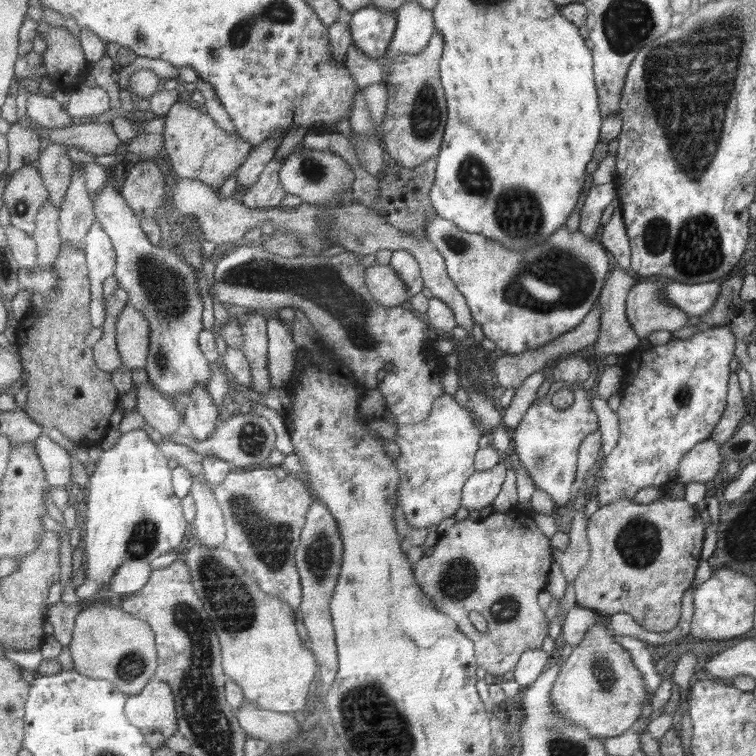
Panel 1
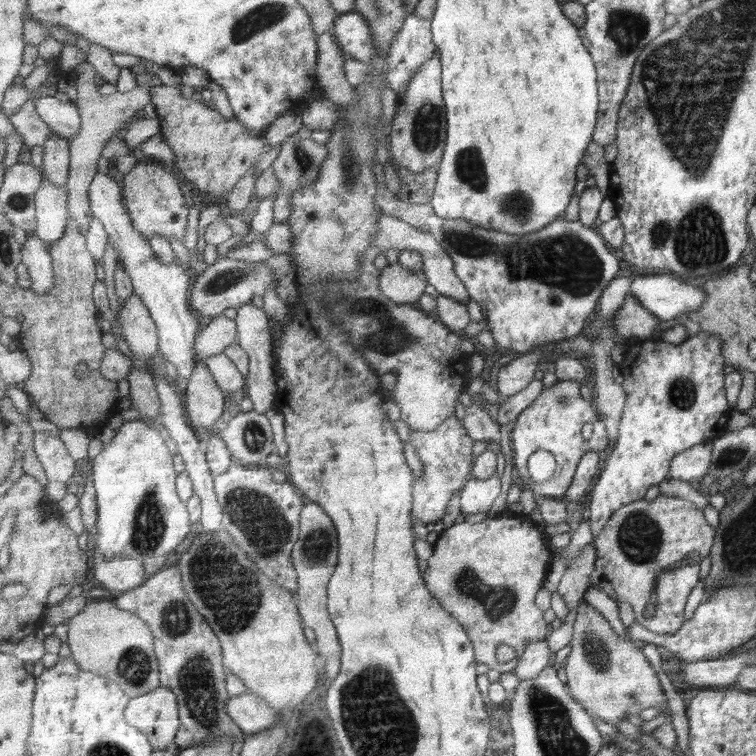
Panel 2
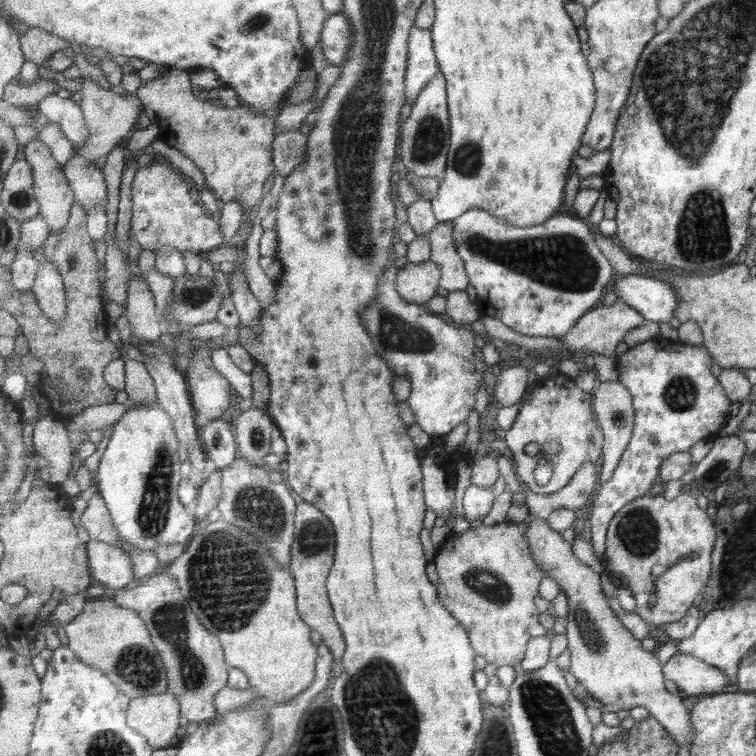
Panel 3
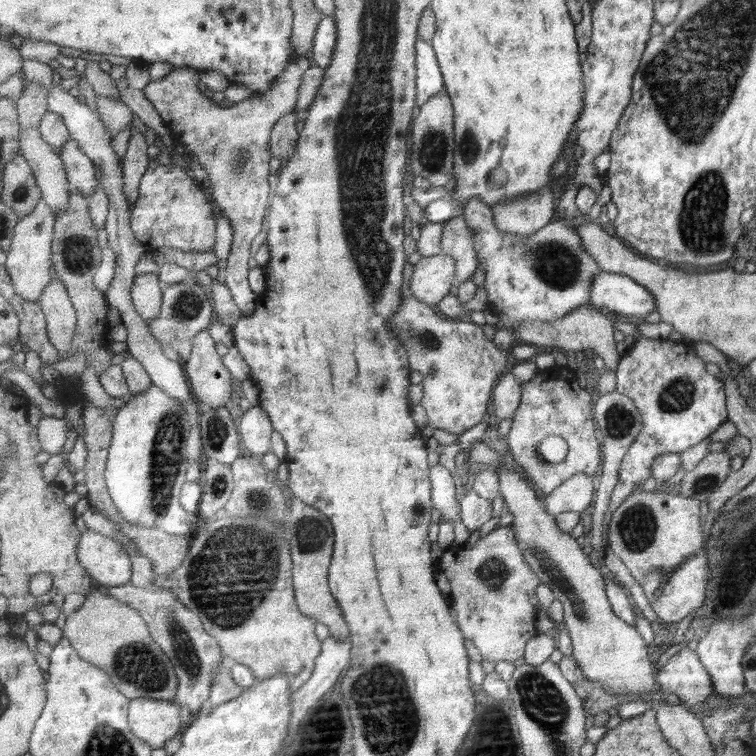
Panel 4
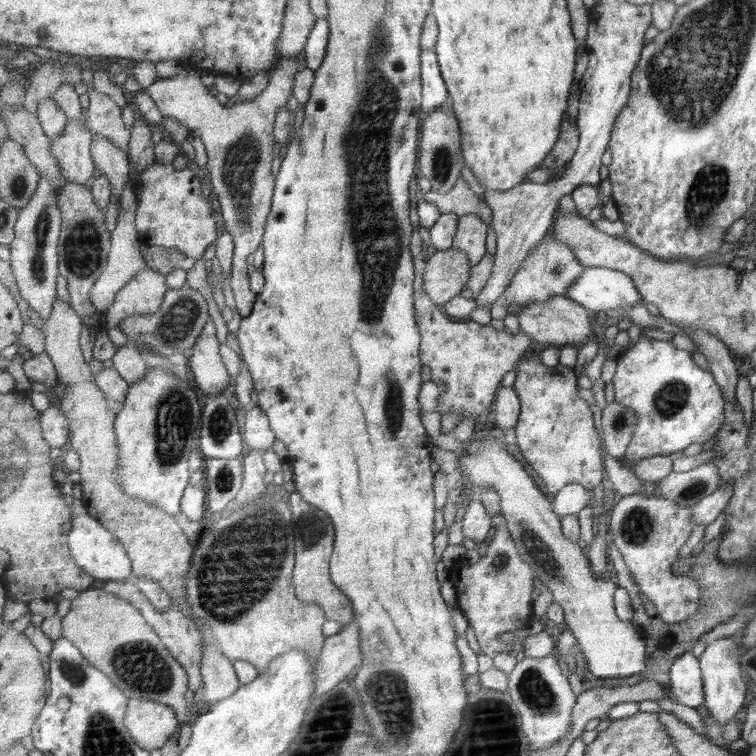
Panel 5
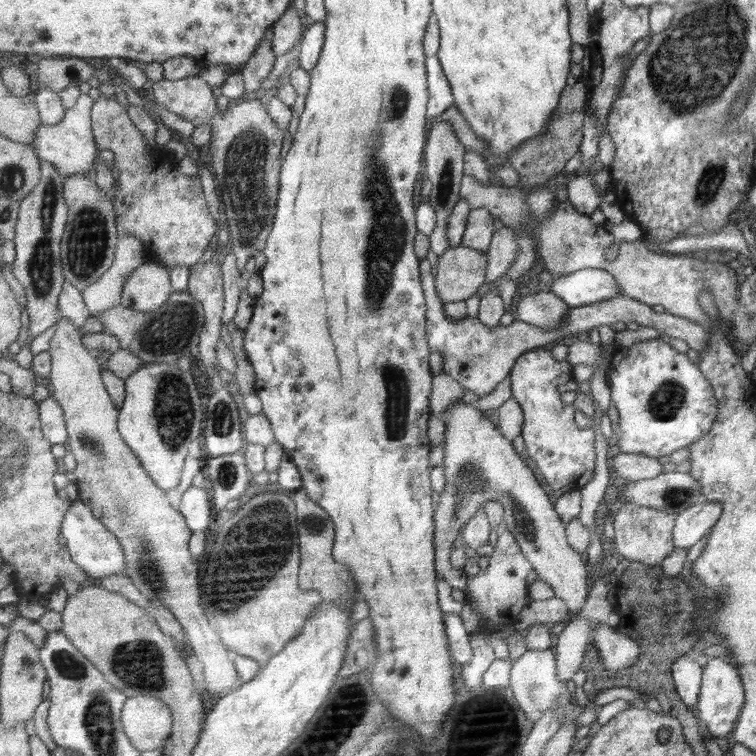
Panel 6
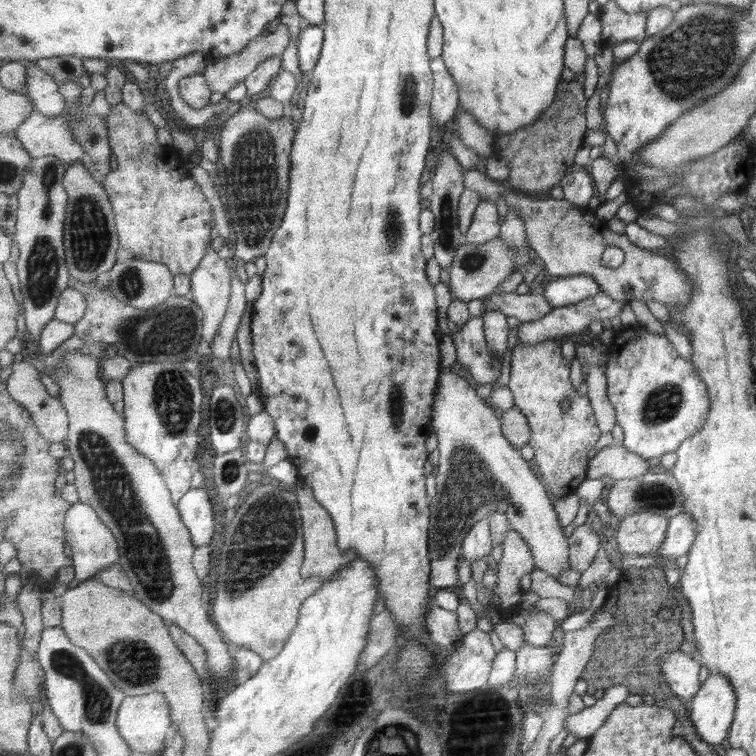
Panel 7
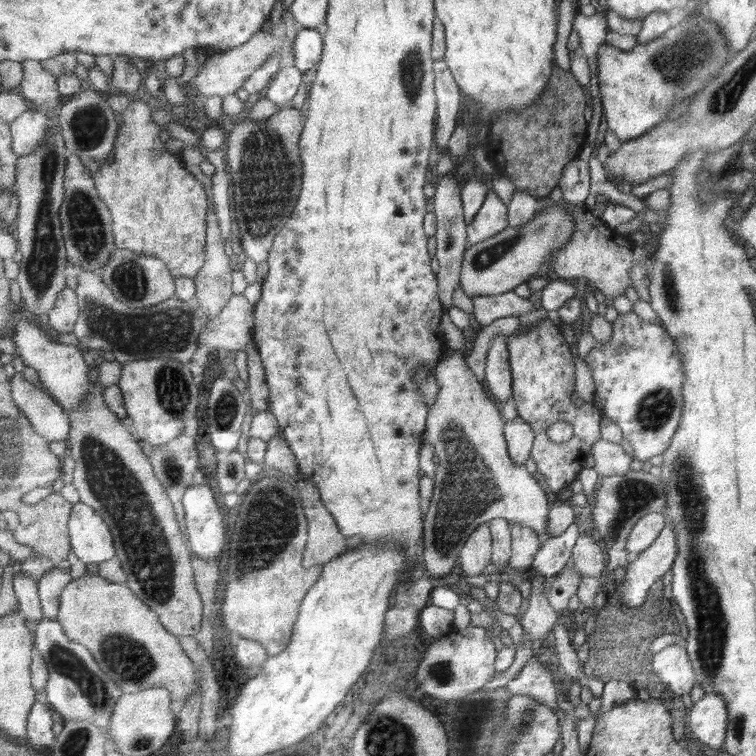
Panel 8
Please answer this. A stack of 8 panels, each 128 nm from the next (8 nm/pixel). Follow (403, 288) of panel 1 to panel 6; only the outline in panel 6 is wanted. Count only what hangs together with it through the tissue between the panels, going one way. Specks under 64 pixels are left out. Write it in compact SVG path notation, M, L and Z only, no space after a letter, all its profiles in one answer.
M466 245L449 248L436 266L435 286L444 303L459 302L475 296L481 284L487 282L485 253Z

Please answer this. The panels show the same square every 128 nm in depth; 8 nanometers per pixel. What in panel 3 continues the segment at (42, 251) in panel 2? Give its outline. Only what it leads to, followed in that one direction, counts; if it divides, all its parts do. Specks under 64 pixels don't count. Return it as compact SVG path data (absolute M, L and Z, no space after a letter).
M49 259L40 262L39 276L35 279L36 299L47 318L61 322L67 317L67 292L62 273Z

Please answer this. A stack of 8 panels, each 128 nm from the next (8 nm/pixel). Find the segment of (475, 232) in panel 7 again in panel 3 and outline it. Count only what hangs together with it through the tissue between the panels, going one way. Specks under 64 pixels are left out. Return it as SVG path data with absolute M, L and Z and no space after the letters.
M442 222L430 233L431 261L443 268L442 288L450 292L467 290L470 274L454 242L455 226Z

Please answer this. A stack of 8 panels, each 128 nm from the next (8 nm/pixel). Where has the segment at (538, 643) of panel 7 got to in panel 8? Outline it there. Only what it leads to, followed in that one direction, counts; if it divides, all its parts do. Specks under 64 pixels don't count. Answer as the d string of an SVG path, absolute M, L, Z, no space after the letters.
M537 576L537 578L530 580L529 605L522 620L518 620L524 631L531 634L531 638L535 640L545 640L548 634L553 633L560 615L551 607L547 596L541 596L545 580L546 578L543 576Z

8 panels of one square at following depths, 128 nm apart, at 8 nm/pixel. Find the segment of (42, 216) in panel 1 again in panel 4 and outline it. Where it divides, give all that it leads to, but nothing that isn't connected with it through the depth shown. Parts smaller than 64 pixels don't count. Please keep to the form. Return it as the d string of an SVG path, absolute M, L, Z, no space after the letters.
M30 128L20 135L22 153L34 170L42 200L47 200L55 214L63 214L69 208L69 196L75 189L68 180L63 159L43 140L38 128Z

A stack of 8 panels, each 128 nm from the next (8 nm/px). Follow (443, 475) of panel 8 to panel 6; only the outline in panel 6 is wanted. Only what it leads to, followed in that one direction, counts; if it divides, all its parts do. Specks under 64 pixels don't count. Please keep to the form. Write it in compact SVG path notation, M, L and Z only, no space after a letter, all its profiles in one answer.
M465 400L455 402L442 413L447 425L445 432L445 476L447 488L439 496L435 510L436 568L439 578L445 579L468 597L469 576L463 569L453 568L451 551L461 541L462 530L478 514L487 502L497 500L505 510L505 529L514 533L527 560L537 574L549 584L556 598L564 601L573 617L583 611L591 592L590 565L586 556L575 552L567 540L567 528L554 505L550 491L541 487L531 468L521 460L511 440L503 436L500 428L493 425L473 404Z

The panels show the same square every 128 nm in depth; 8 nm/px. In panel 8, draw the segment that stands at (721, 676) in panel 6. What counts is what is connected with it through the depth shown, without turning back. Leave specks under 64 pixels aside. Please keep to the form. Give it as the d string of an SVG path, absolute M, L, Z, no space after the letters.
M703 693L687 710L689 731L695 740L709 753L717 752L723 744L727 729L727 707L719 693Z

